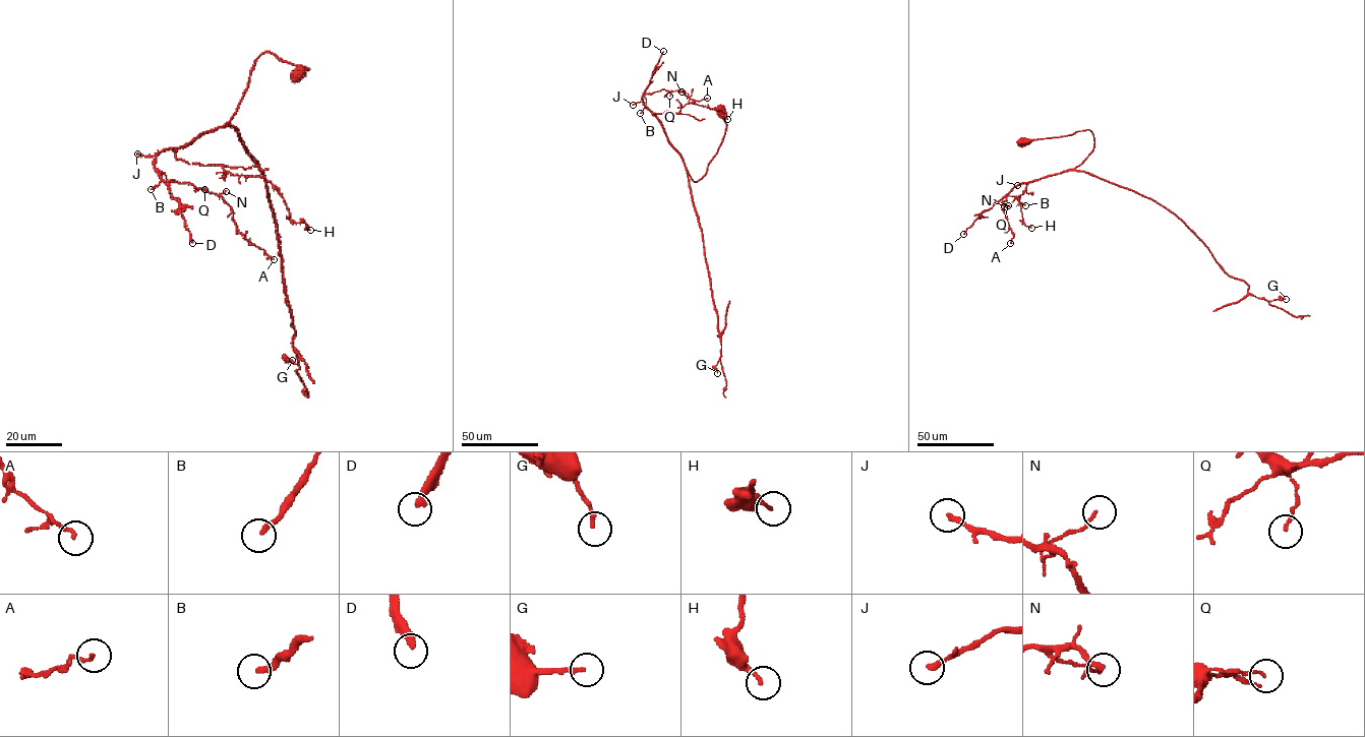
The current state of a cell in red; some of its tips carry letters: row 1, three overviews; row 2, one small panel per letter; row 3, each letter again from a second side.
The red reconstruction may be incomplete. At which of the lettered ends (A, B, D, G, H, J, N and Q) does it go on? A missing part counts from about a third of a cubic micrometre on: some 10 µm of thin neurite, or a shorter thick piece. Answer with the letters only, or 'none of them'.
none of them

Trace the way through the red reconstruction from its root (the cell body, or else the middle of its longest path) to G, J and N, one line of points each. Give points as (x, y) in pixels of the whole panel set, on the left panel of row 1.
G: (298, 74), (296, 71), (307, 68), (264, 52), (229, 122), (264, 174), (298, 364), (292, 360)
J: (298, 74), (296, 71), (307, 68), (264, 52), (255, 62), (238, 110), (226, 125), (154, 156), (137, 154)
N: (298, 74), (307, 68), (264, 52), (226, 125), (157, 156), (155, 167), (168, 180), (226, 191)

